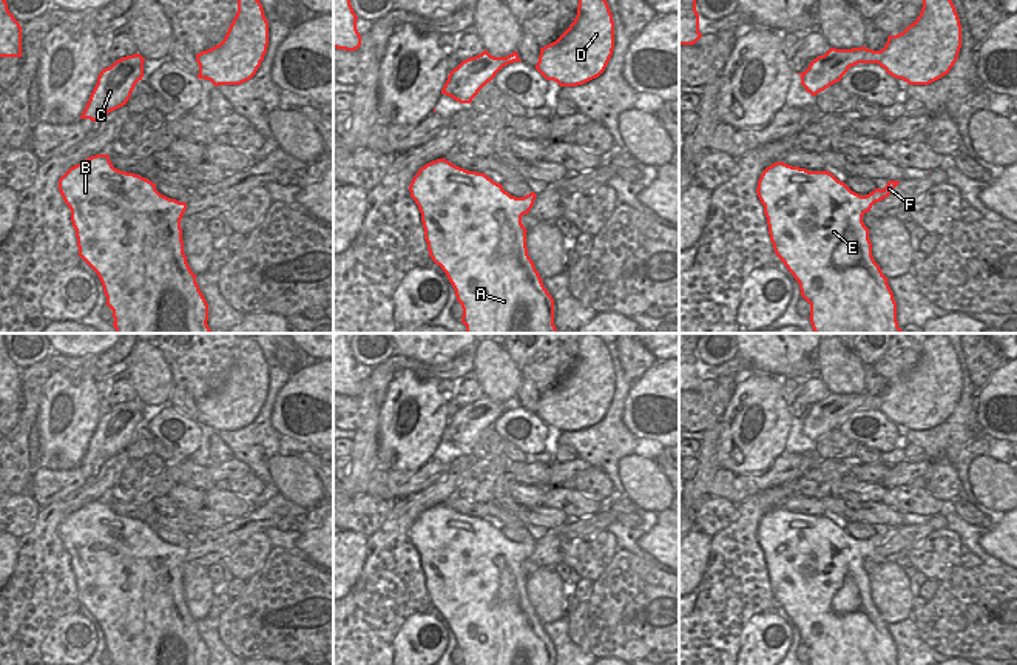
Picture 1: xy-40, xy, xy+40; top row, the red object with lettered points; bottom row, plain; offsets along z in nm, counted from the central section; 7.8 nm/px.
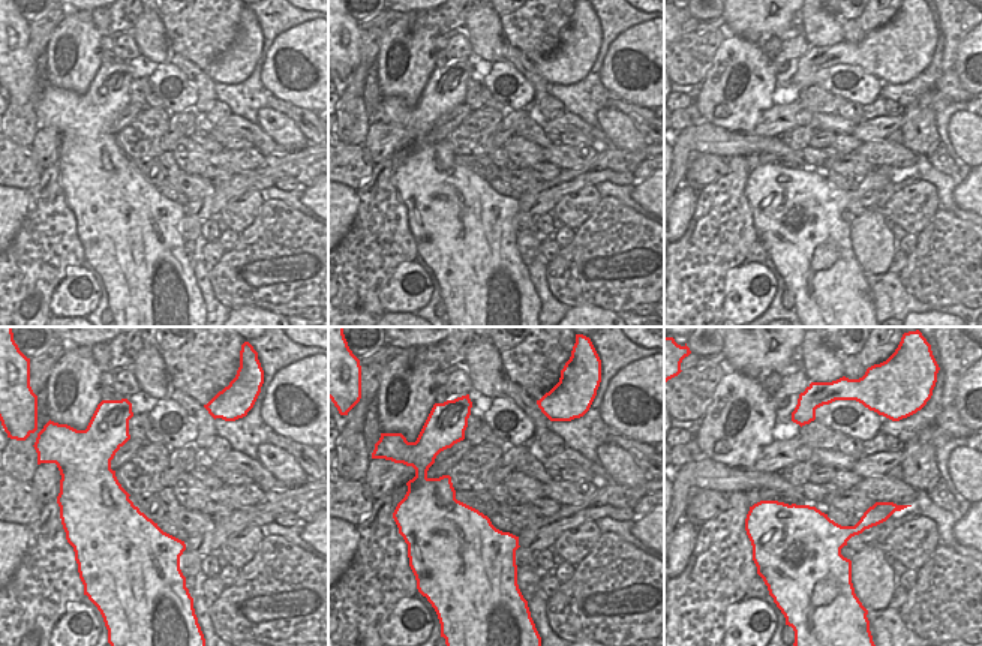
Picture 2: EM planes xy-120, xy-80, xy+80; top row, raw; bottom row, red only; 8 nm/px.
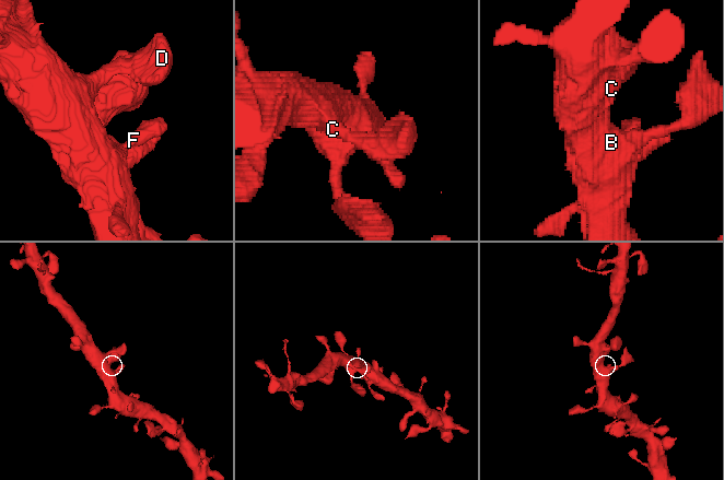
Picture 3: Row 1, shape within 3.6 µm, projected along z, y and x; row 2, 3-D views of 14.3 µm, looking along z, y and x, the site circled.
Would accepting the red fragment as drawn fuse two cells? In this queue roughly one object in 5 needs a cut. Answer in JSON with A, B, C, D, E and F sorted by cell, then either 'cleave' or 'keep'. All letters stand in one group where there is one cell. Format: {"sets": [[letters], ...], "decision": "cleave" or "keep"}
{"sets": [["A", "B", "C", "D", "E", "F"]], "decision": "keep"}

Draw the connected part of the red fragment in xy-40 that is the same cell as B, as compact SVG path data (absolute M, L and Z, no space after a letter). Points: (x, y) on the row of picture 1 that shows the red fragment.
M96 154L71 167L59 179L59 191L71 210L79 256L102 282L116 333L211 333L208 304L184 253L181 219L185 202L160 194L156 184L139 174L114 168L108 154Z

